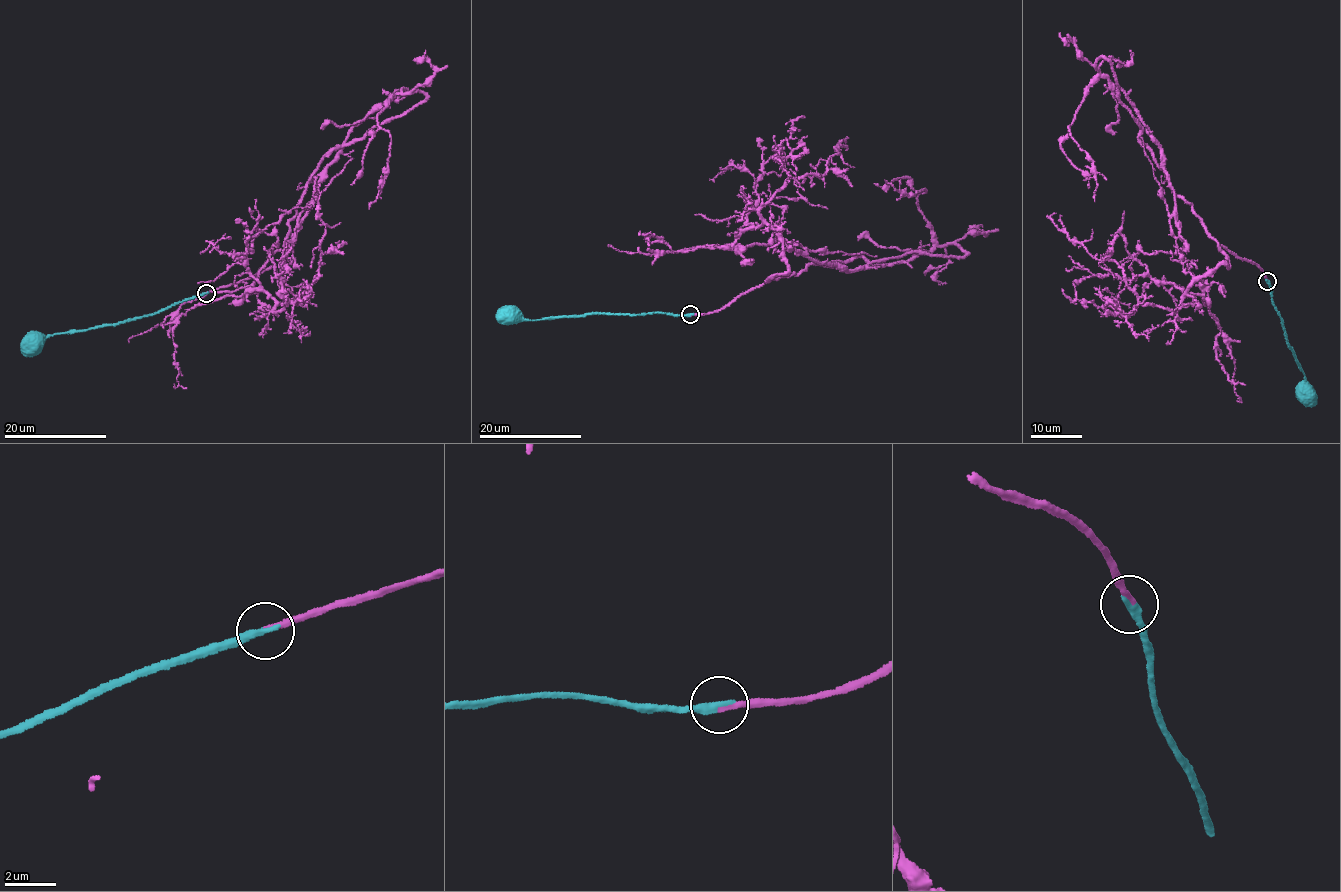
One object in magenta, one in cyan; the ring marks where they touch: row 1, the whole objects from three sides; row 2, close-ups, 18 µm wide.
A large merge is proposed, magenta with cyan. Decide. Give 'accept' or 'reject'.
accept

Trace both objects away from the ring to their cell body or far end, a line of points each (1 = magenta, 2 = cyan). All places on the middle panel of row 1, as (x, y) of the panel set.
1: (691, 314), (724, 309), (811, 264), (855, 271), (929, 251), (916, 199), (925, 188), (908, 195), (884, 180)
2: (691, 314), (597, 314), (532, 320), (508, 314)

